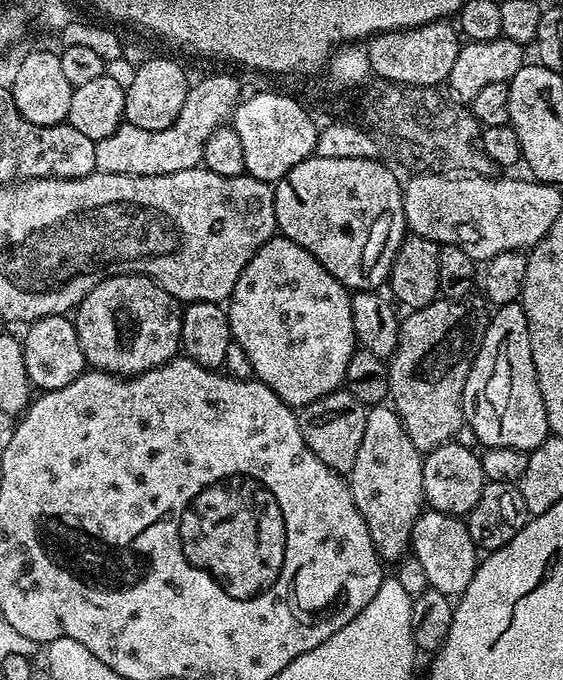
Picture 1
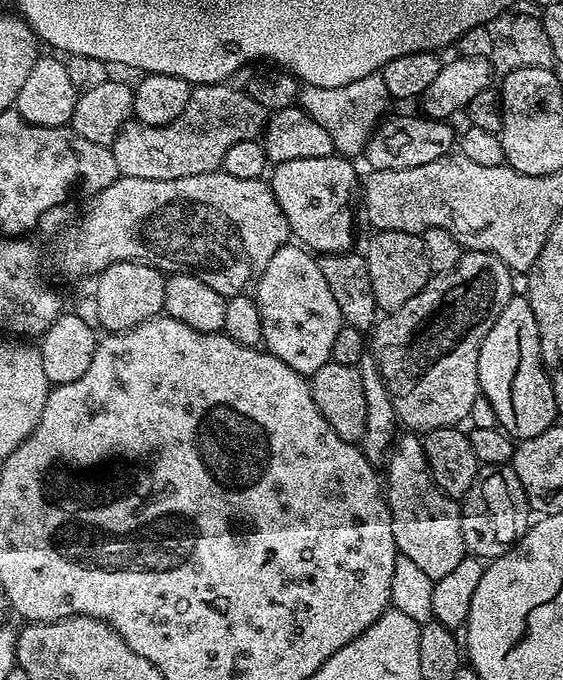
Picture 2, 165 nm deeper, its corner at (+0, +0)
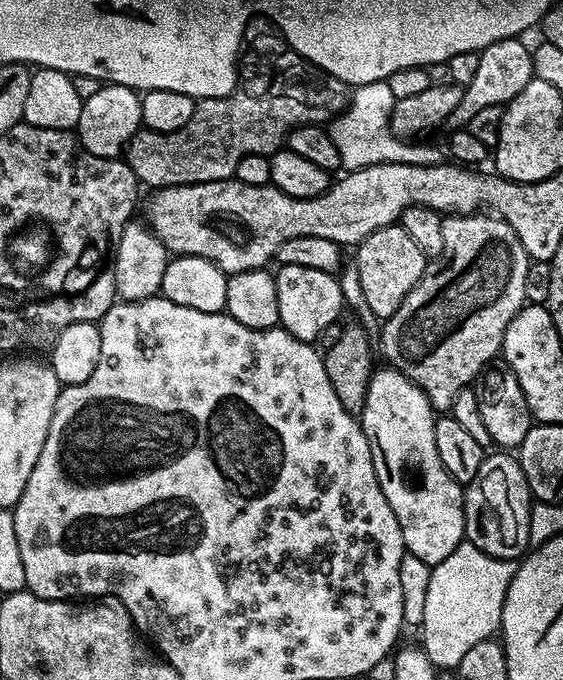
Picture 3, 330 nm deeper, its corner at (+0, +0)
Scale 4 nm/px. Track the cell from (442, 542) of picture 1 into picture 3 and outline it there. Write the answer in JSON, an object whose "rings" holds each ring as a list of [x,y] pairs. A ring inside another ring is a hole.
{"rings":[[[377,367],[372,373],[364,410],[359,413],[358,419],[366,434],[366,442],[370,442],[374,474],[378,474],[382,494],[386,494],[386,502],[390,502],[394,518],[398,518],[405,553],[433,566],[453,554],[455,548],[465,541],[464,488],[448,473],[446,466],[442,466],[442,458],[438,458],[438,446],[434,442],[434,426],[438,416],[423,388],[415,380],[404,375],[399,368],[383,367]]]}

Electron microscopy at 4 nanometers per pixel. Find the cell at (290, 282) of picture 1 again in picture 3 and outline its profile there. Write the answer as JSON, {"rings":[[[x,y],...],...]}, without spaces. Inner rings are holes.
{"rings":[[[280,264],[277,269],[279,327],[299,340],[319,341],[326,326],[337,323],[346,308],[337,277],[310,266]]]}

